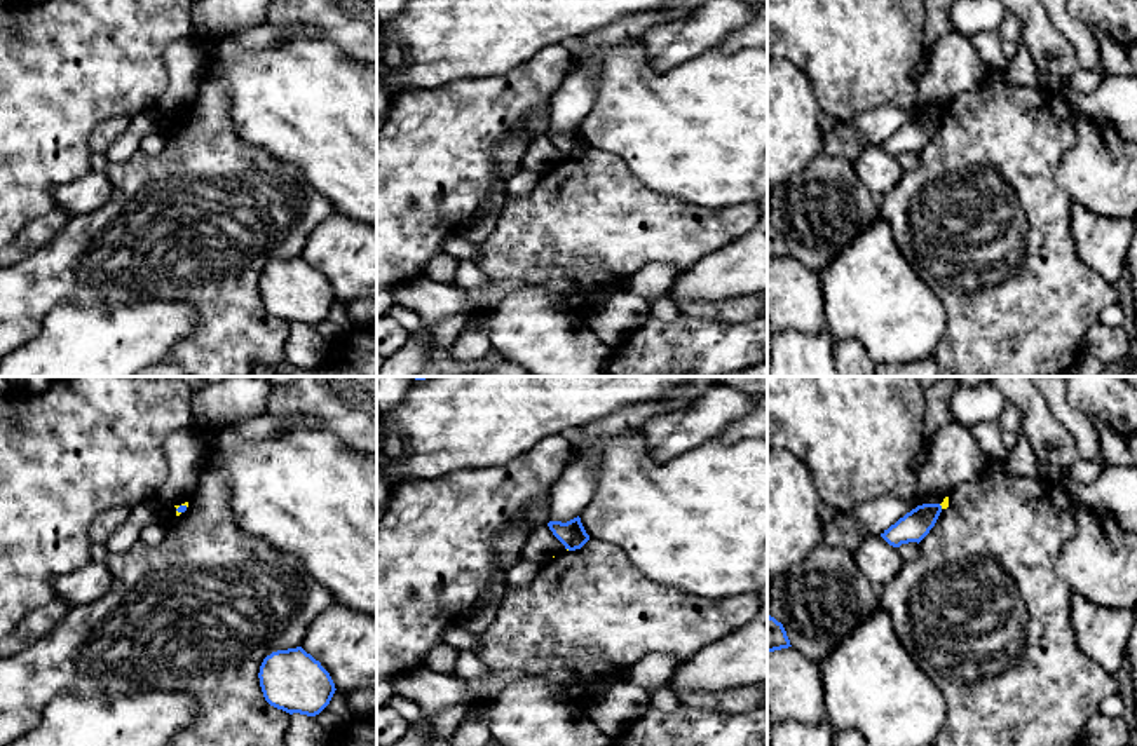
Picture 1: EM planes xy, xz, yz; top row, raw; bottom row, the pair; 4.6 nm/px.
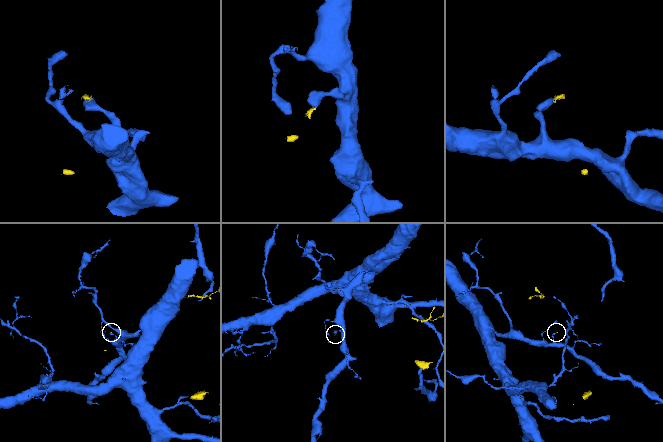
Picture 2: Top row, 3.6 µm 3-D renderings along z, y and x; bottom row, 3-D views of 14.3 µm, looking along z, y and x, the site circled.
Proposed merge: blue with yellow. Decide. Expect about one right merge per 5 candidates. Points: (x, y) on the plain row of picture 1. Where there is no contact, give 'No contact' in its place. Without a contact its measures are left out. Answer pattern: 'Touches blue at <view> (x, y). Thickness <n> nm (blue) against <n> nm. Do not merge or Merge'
Touches blue at xy (180, 115). Thickness 30 nm (blue) against 20 nm. Do not merge

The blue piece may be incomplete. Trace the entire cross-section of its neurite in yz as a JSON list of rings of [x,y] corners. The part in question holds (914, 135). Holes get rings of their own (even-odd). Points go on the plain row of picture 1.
[[[923,113],[900,127],[895,134],[881,143],[881,146],[893,157],[909,152],[921,152],[935,136],[942,122],[940,113]]]

